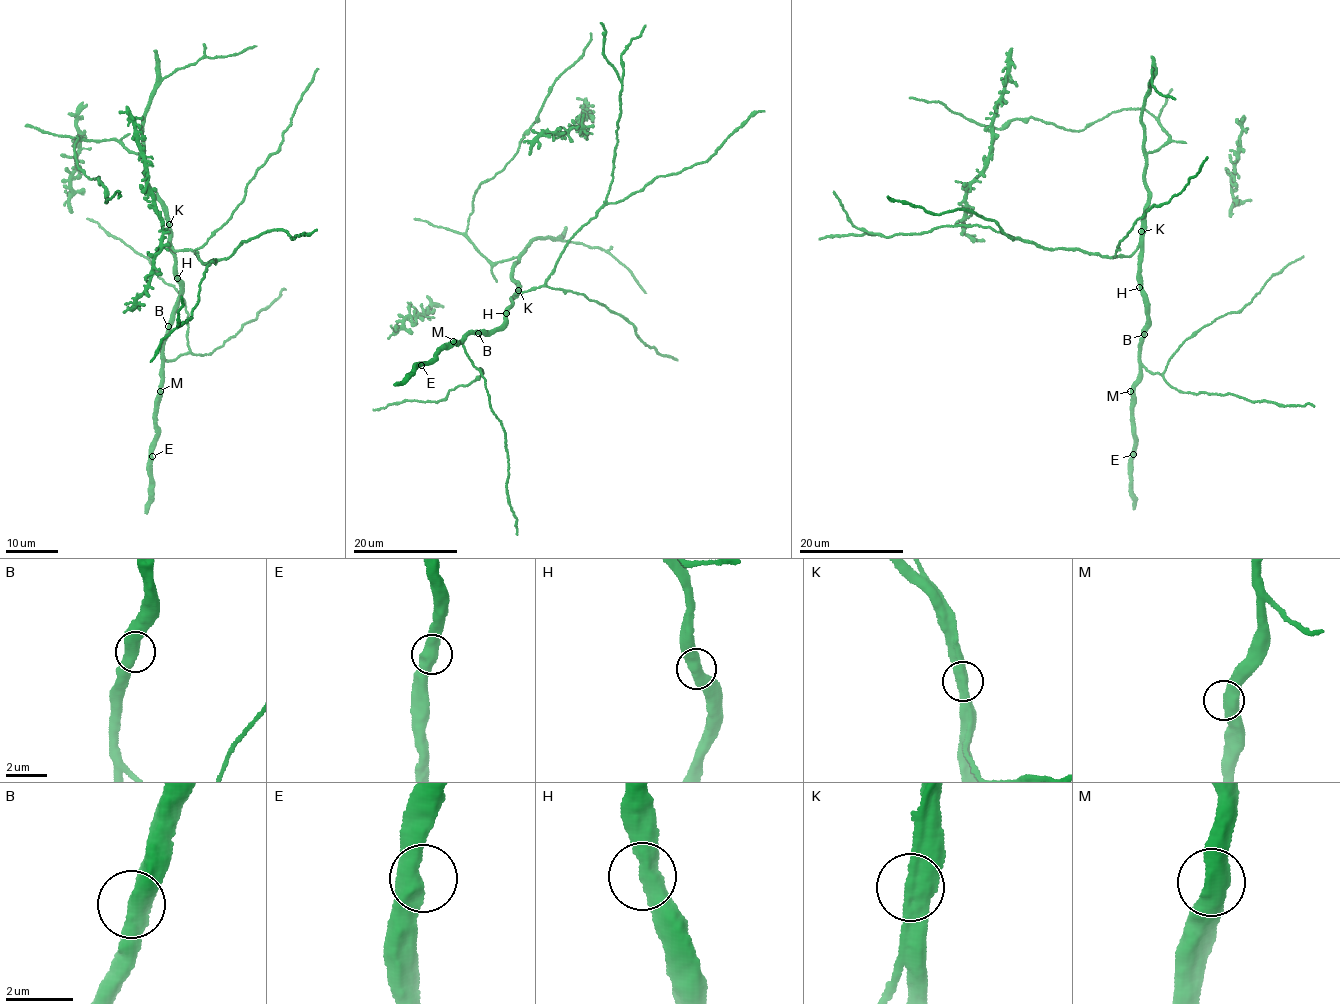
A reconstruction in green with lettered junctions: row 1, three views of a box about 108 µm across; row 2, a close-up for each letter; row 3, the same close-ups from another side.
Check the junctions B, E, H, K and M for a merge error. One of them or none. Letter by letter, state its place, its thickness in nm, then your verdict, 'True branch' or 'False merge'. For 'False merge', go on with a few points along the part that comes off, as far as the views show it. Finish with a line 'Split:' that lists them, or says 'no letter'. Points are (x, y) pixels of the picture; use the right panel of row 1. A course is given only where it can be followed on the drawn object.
B: Place: (1144, 334). Thickness 500 nm. True branch
E: Place: (1133, 454). Thickness 550 nm. True branch
H: Place: (1139, 287). Thickness 480 nm. True branch
K: Place: (1141, 231). Thickness 500 nm. True branch
M: Place: (1130, 391). Thickness 550 nm. True branch
Split: no letter

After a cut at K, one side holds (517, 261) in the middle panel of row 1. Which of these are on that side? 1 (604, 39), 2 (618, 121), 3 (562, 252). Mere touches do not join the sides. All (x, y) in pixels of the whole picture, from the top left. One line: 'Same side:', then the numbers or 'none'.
Same side: none

